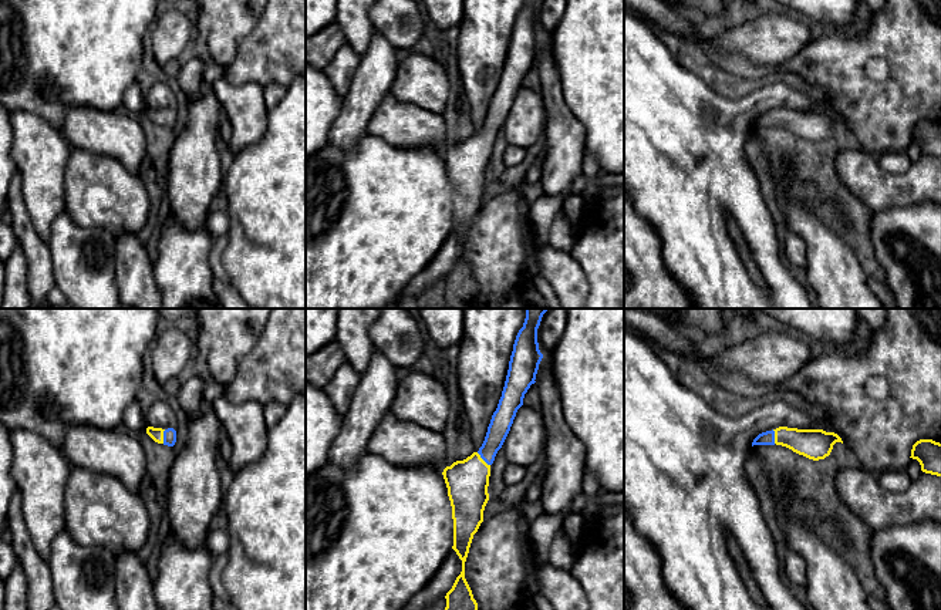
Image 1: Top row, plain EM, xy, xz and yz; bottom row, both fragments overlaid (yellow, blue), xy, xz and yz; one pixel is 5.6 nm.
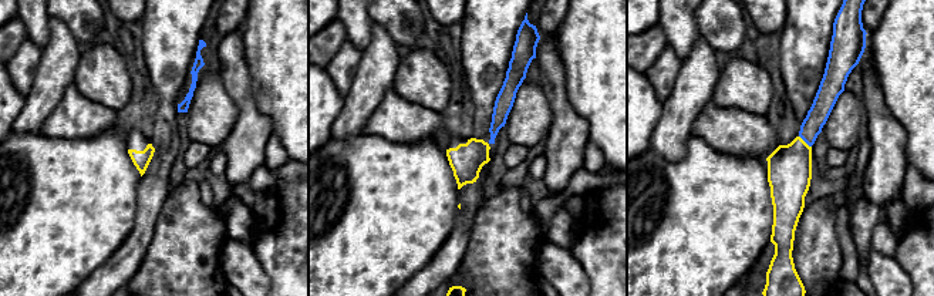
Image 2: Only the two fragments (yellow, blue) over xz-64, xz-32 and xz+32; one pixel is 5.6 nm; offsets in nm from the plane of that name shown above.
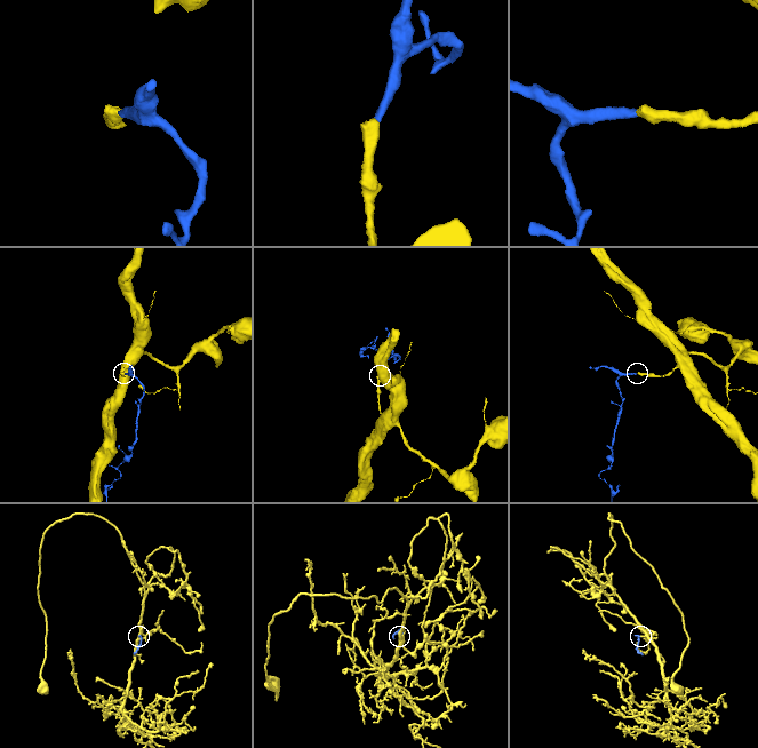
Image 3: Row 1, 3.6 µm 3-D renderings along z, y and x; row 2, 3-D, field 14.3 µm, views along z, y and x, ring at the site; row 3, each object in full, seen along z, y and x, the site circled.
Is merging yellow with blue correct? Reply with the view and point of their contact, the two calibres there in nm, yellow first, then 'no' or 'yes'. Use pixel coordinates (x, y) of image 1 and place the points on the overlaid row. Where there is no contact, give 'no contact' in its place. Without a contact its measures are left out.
meets yellow in xz at (482, 459); 240 nm thick on the yellow side, 120 nm on the other; yes

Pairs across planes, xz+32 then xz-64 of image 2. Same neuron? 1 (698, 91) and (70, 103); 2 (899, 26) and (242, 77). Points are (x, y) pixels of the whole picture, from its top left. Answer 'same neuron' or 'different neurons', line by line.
1: different neurons
2: different neurons

